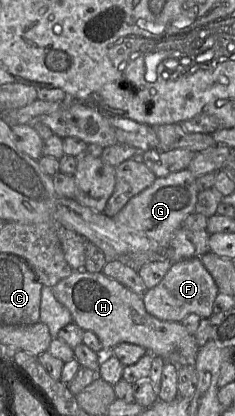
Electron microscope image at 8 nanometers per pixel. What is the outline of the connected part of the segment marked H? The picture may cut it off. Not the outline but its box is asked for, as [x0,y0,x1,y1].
[52,270,199,366]

